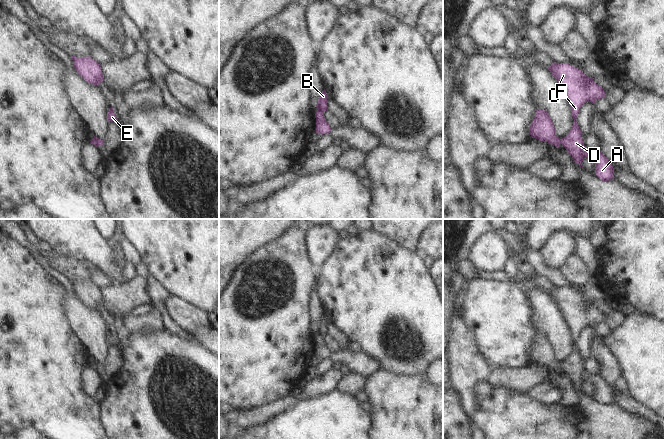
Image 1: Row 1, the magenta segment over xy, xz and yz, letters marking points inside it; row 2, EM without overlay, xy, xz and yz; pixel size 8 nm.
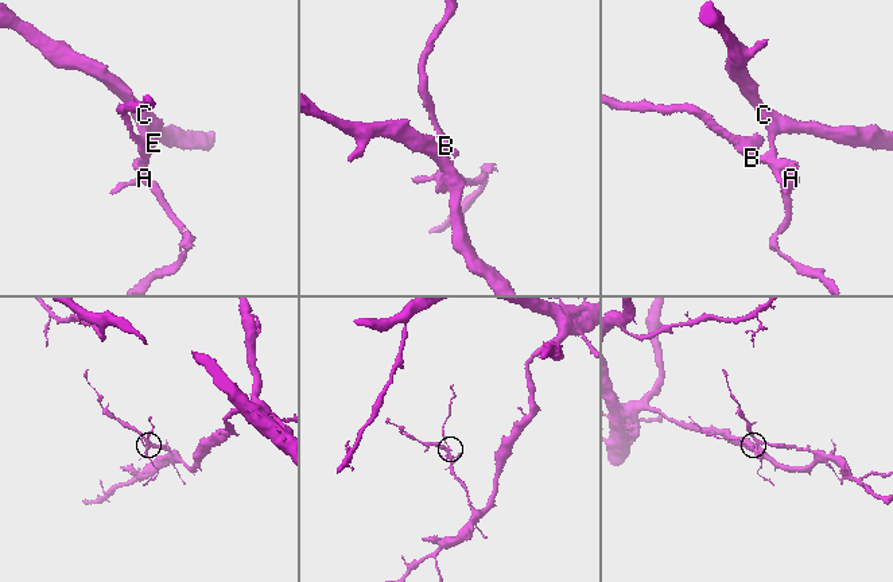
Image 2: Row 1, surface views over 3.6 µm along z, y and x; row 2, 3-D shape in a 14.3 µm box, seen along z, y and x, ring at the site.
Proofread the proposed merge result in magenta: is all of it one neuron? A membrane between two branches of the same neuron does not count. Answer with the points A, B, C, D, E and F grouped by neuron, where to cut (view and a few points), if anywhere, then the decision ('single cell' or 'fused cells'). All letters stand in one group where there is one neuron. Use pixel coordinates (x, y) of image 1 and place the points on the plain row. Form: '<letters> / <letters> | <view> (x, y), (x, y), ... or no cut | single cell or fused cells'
A C D F / B E | xz (318, 333), (322, 337) | fused cells

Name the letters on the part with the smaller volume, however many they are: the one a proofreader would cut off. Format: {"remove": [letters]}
{"remove": ["B", "E"]}

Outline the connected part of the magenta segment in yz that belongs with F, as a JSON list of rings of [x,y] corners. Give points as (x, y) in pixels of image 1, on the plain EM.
[[[553,286],[548,294],[556,302],[563,317],[565,318],[573,341],[573,350],[569,357],[561,363],[561,368],[568,377],[583,392],[584,381],[590,381],[595,389],[595,399],[602,405],[614,403],[614,390],[600,375],[590,375],[583,367],[582,357],[576,346],[580,332],[586,326],[595,326],[605,322],[604,313],[594,306],[593,302],[587,301],[581,294],[569,288]]]

